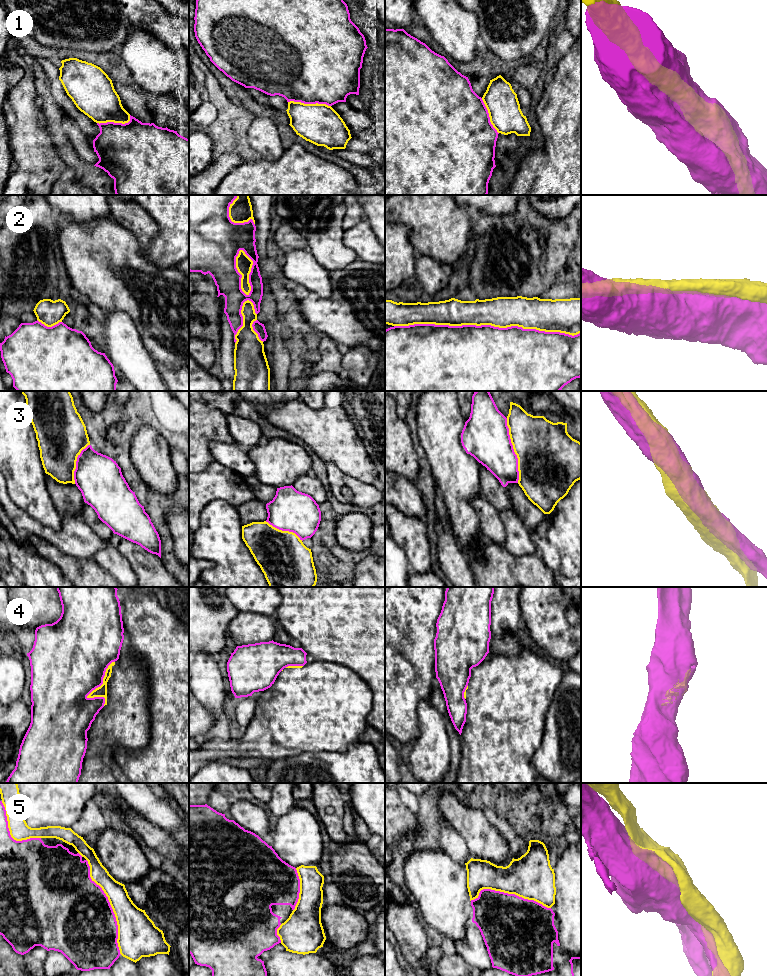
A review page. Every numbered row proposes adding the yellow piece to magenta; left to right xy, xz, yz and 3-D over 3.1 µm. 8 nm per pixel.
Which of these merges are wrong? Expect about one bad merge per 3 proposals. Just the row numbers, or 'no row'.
4, 5

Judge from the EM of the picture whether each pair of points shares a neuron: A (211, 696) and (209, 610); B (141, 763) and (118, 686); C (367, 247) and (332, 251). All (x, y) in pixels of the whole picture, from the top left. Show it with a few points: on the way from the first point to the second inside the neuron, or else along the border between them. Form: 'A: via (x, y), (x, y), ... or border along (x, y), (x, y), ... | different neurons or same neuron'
A: via (205, 675), (204, 631) | same neuron
B: border along (150, 728), (145, 746), (120, 747), (114, 754) | different neurons
C: border along (342, 227), (344, 230), (343, 242), (358, 258) | different neurons

